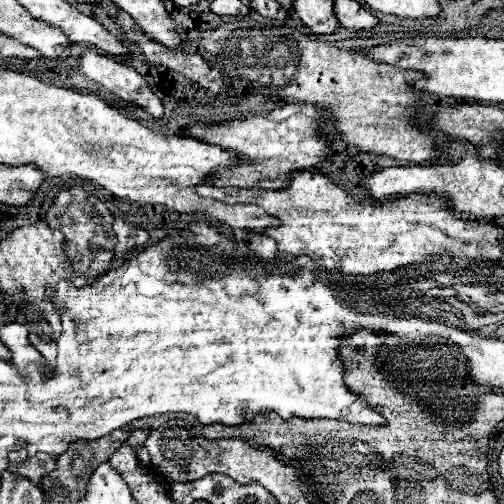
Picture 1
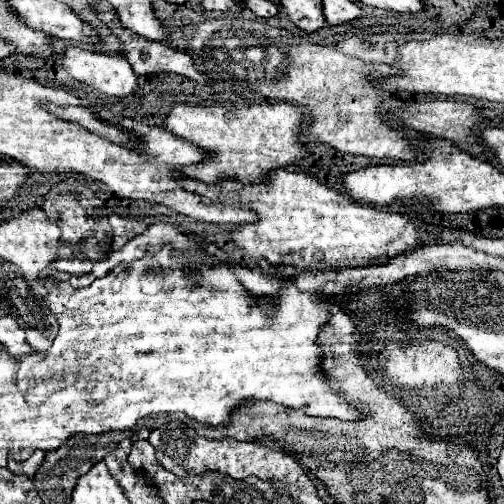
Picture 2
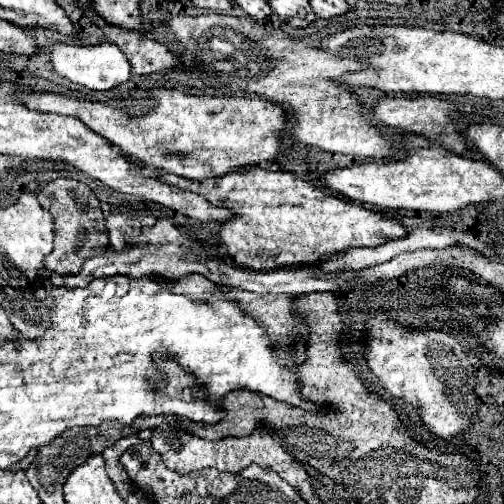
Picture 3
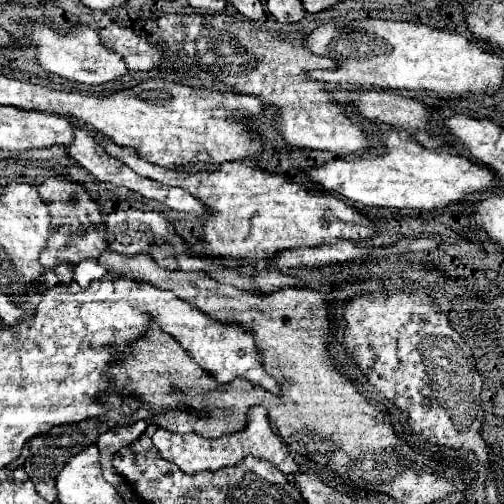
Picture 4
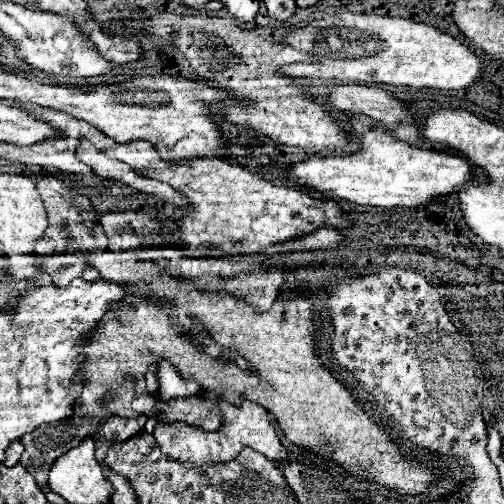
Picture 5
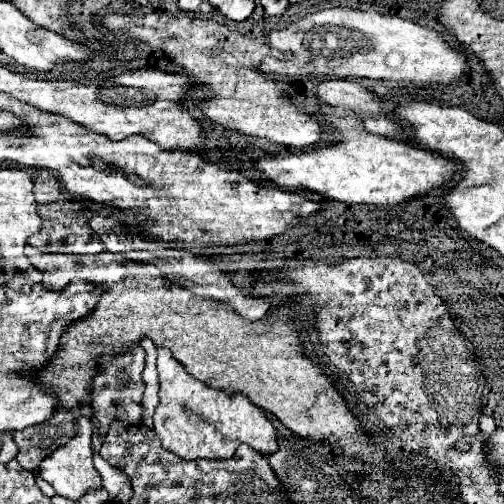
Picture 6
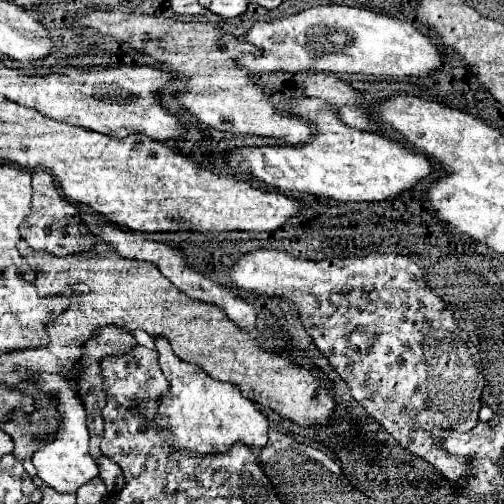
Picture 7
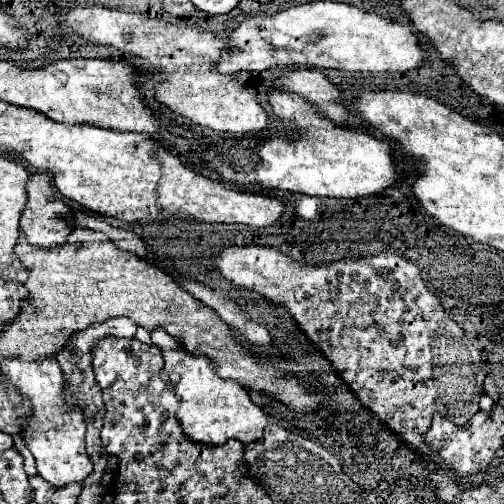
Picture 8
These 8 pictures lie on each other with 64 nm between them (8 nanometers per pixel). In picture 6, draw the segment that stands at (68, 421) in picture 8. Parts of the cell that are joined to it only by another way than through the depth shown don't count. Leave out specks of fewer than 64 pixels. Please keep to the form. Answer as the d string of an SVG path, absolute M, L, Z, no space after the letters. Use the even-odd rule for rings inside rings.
M80 418L76 428L80 432L78 438L72 438L64 448L58 448L52 456L48 456L48 460L44 460L44 464L40 464L40 476L56 490L56 494L74 502L78 502L88 490L102 488L102 478L92 464L92 424L88 418Z

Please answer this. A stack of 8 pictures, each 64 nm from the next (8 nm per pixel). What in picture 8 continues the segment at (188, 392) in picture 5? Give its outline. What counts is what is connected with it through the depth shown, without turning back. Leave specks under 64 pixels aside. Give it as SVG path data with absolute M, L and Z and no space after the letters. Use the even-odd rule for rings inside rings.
M156 330L152 332L152 342L162 350L164 356L164 372L176 372L180 376L178 384L174 386L174 394L180 398L176 418L182 426L184 436L190 442L204 444L204 446L222 446L230 438L240 440L242 444L260 442L264 440L262 432L268 424L266 414L250 400L248 390L240 388L240 384L232 380L222 380L216 376L216 366L204 358L204 356L192 356L186 354L180 344L176 344L176 338L170 338L168 332Z

